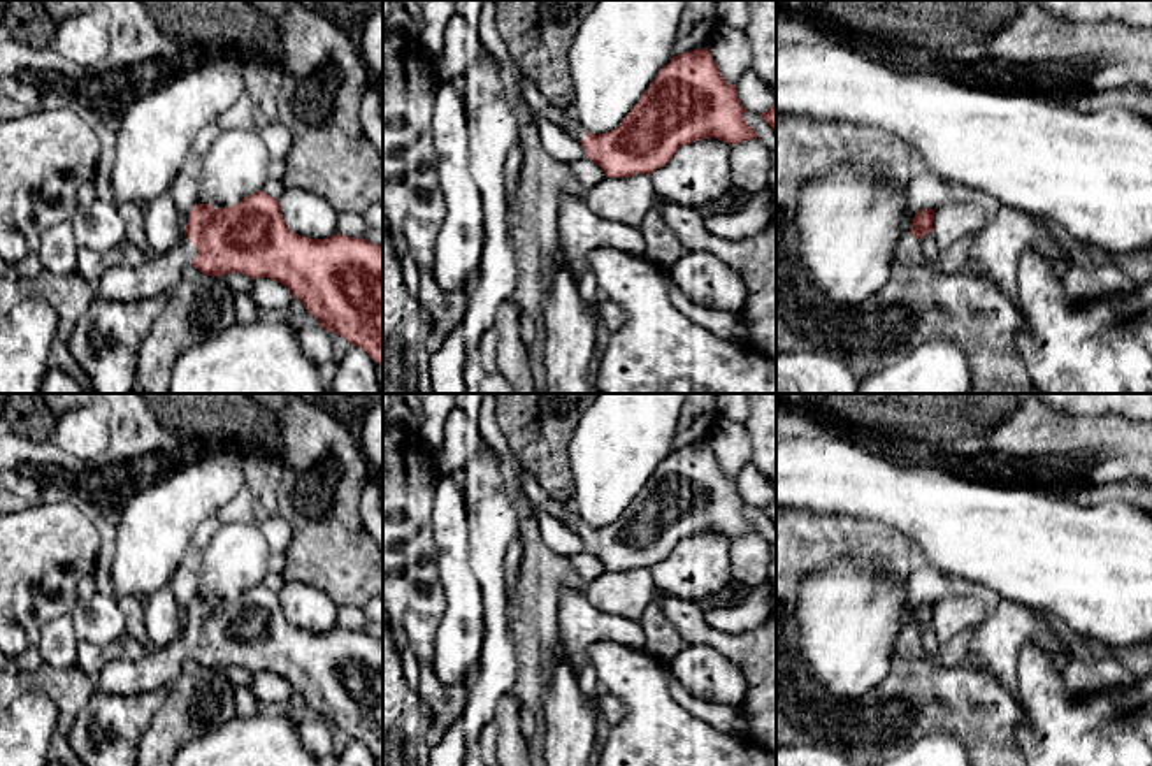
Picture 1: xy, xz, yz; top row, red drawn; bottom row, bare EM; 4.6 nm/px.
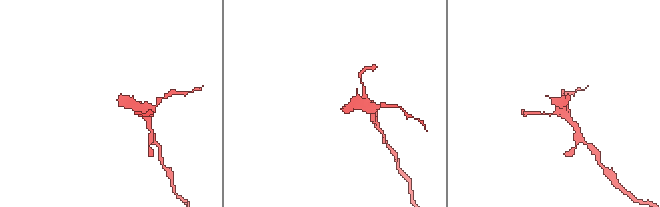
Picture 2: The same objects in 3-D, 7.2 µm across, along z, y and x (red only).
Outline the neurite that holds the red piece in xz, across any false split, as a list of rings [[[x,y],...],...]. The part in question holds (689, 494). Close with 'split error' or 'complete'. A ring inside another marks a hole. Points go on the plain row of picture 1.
[[[706,441],[673,450],[664,459],[639,495],[623,515],[606,527],[587,525],[571,508],[564,524],[569,525],[585,543],[585,552],[597,557],[606,571],[630,571],[652,567],[664,560],[674,546],[690,536],[720,532],[729,539],[757,532],[745,513],[746,502],[738,492],[736,480],[729,478]]]; split error

